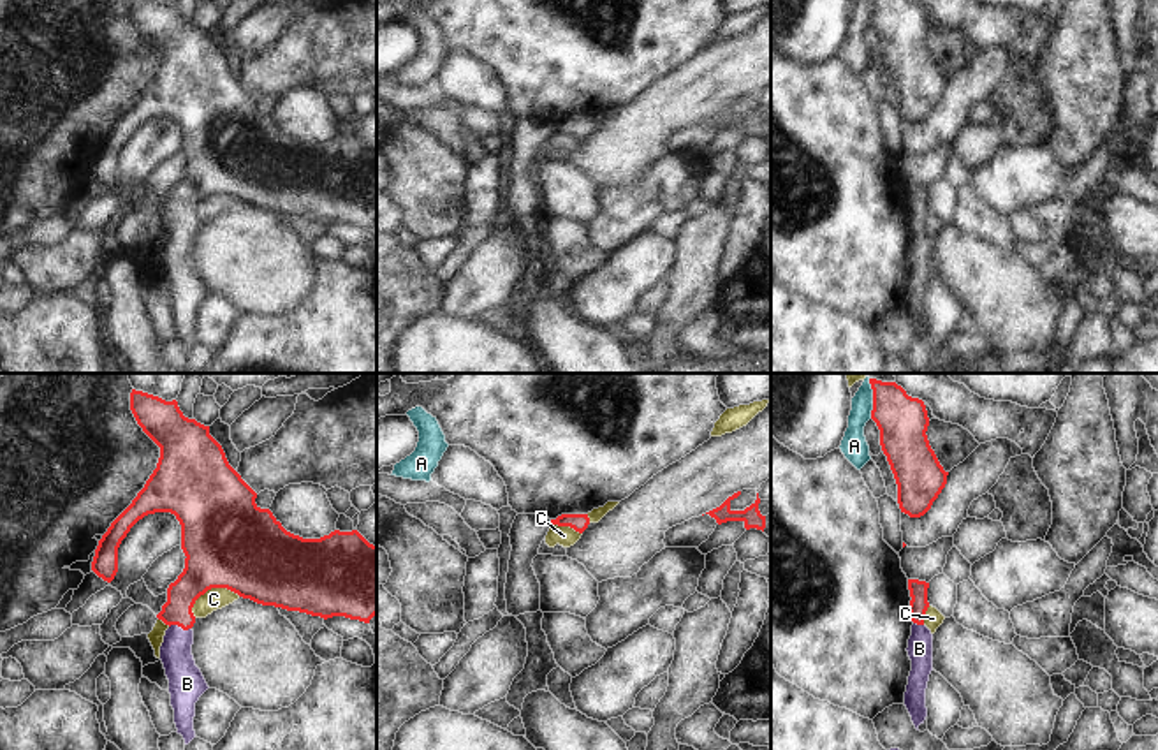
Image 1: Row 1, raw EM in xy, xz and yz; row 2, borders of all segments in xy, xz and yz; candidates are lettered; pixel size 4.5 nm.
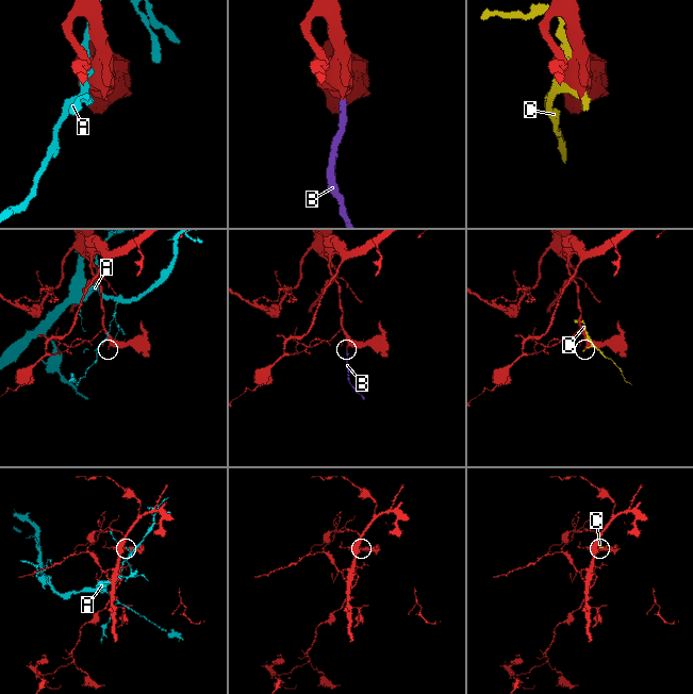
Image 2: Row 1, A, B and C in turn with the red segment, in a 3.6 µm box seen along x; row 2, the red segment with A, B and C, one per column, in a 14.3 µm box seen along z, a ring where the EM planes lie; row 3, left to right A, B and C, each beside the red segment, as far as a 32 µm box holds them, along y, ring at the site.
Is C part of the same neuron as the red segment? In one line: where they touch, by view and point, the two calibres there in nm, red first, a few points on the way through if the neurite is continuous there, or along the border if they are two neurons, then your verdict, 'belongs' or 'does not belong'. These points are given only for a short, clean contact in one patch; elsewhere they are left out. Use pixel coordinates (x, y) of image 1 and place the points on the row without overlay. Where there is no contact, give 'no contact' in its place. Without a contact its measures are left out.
xy (212, 192) | 420/100 nm | does not belong

